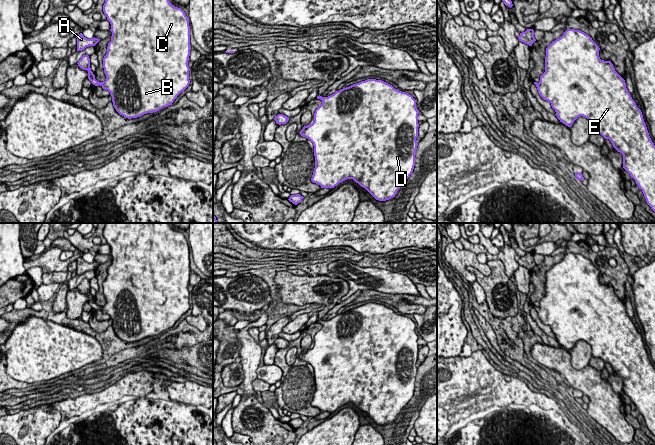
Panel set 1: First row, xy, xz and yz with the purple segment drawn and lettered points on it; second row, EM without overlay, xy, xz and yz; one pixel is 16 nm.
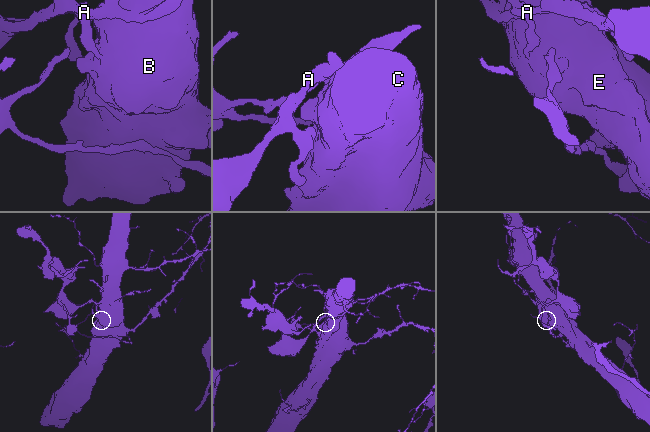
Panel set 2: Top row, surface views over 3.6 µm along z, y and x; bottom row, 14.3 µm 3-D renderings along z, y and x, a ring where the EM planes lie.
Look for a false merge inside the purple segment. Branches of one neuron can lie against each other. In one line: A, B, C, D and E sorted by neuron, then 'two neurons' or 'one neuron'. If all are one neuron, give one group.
A / B C D E; two neurons

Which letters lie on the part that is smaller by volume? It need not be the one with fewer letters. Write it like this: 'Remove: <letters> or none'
Remove: A

